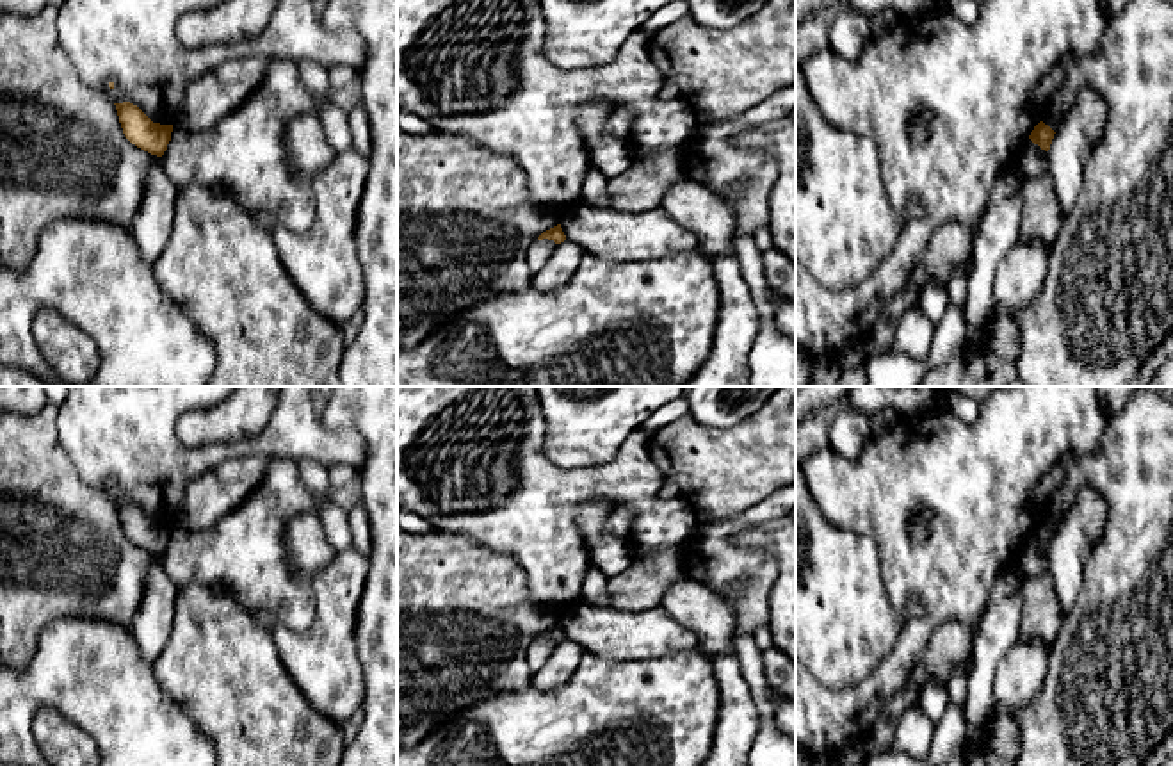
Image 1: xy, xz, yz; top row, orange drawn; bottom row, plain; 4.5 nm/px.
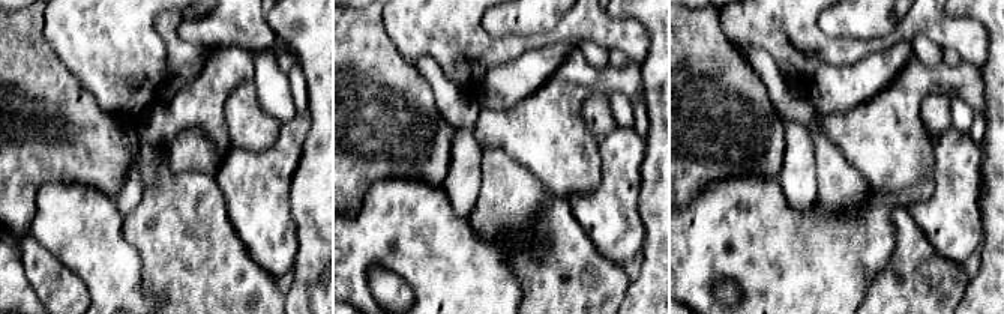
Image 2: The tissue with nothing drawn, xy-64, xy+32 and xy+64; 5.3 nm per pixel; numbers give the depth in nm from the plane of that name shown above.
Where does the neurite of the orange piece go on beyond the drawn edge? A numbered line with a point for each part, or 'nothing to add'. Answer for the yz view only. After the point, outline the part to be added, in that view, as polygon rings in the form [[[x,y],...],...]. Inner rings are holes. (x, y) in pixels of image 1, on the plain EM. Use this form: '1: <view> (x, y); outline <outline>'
nothing to add

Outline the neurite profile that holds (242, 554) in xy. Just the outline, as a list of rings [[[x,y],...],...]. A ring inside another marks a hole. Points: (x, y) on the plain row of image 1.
[[[272,458],[263,481],[233,511],[203,531],[173,526],[162,568],[178,584],[201,583],[239,604],[262,629],[285,625],[306,631],[315,618],[311,583],[299,581],[285,550],[285,529],[290,518],[311,513],[317,502],[301,481],[295,461]]]

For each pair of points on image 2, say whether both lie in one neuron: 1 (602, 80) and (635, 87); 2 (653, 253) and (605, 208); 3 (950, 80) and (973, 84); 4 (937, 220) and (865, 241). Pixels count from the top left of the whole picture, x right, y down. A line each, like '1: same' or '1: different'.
1: same
2: different
3: same
4: different

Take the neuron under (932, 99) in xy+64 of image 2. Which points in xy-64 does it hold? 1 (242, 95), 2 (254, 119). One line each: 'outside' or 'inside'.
1: inside
2: inside

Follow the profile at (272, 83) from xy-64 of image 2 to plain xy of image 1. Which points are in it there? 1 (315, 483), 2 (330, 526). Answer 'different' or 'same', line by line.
1: same
2: same

